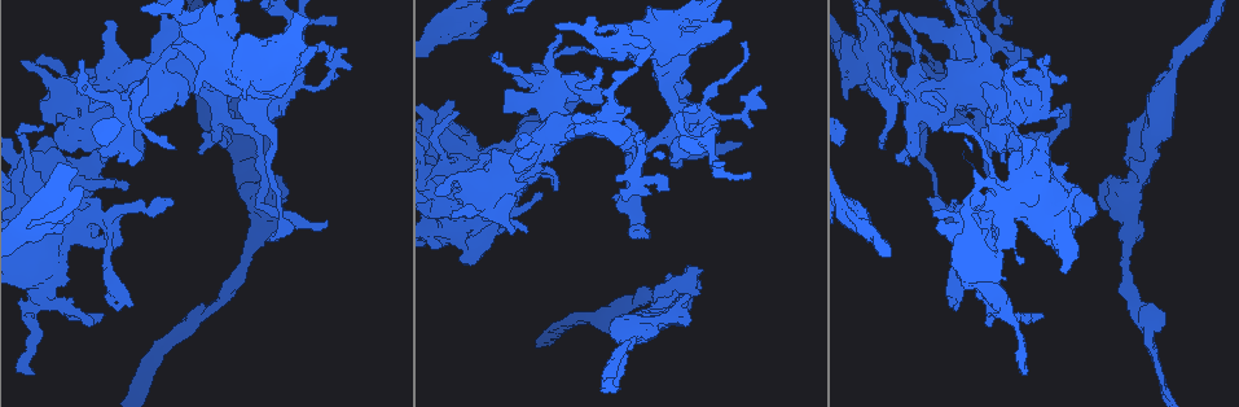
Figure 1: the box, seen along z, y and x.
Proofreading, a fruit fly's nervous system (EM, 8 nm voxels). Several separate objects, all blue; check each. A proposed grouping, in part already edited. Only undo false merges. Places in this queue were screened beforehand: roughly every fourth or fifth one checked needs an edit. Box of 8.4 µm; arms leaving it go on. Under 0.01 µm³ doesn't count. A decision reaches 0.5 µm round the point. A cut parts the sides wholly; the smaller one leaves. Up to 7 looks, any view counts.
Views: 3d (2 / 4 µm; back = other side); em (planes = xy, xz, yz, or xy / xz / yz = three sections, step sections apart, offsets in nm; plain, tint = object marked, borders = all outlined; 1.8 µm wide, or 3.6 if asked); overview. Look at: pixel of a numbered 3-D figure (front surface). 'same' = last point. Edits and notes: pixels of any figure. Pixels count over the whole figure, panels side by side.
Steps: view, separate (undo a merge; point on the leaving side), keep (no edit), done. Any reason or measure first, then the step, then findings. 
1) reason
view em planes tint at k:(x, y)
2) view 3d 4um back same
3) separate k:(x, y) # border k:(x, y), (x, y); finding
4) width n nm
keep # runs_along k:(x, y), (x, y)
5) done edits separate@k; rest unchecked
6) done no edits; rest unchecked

calibre changes
view em 3.6um planes tint at 1:(625, 337)

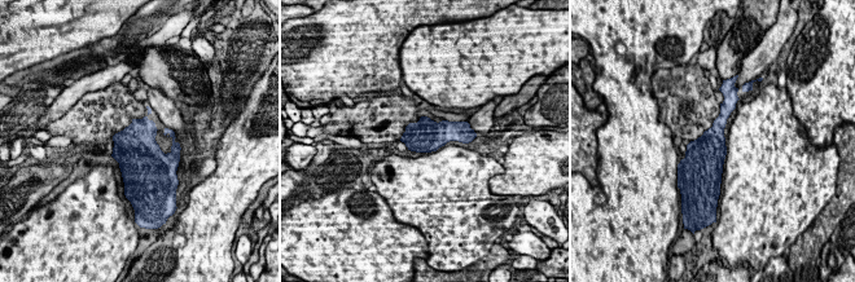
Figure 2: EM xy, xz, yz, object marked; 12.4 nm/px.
keep # one neuron here

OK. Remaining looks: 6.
thick turns thin
view em xz step 16 tint at 1:(681, 291)

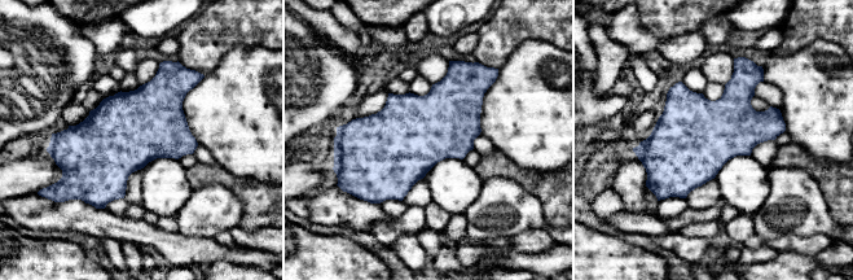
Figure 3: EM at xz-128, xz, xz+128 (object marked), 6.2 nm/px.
keep # all the same neuron

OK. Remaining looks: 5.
sharp bend
view 3d 4um at 1:(637, 165)

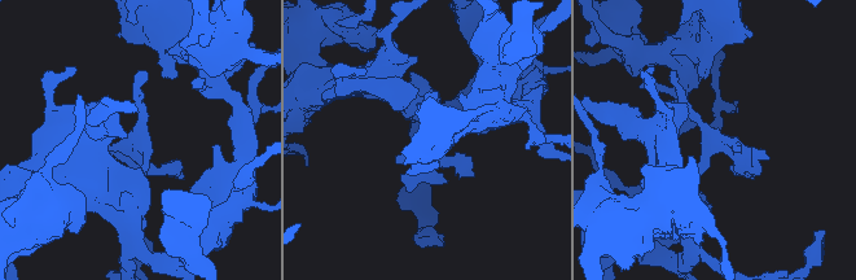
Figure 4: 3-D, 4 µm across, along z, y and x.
view em planes tint at 4:(136, 143)

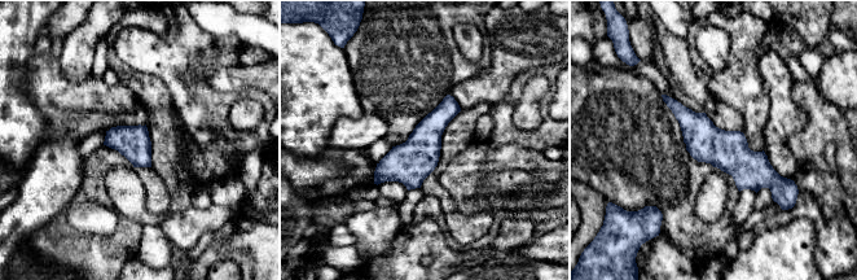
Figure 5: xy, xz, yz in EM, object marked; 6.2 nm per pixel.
keep # runs_along 5:(668, 100), (713, 145), (781, 186); continuous, no second neuron

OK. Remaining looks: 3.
done no edits; rest unchecked

